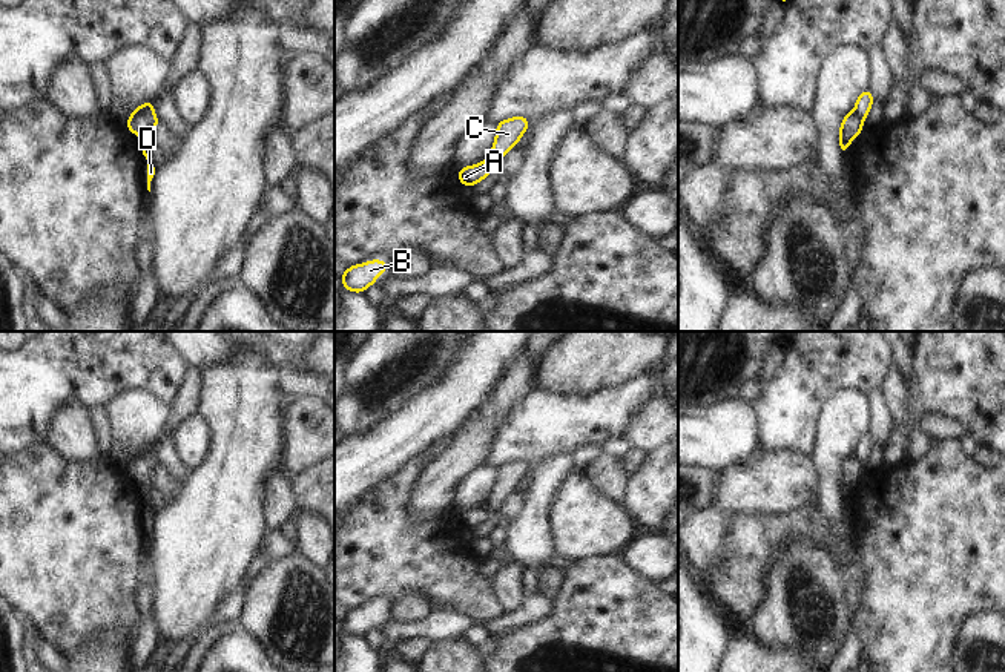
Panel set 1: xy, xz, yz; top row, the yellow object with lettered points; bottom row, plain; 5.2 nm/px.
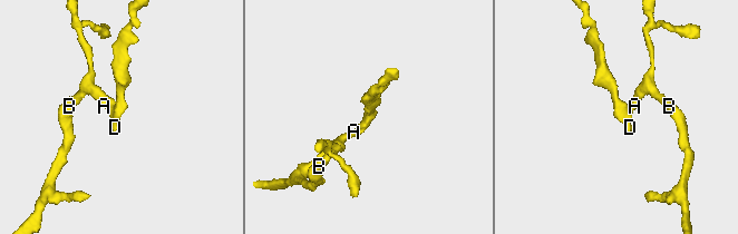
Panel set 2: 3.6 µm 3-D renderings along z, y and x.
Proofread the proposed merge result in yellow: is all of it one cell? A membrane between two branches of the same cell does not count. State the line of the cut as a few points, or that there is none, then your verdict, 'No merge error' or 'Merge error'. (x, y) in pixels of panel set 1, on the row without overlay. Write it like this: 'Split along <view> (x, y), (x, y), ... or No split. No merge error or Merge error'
Split along xy (152, 453), (131, 461). Merge error

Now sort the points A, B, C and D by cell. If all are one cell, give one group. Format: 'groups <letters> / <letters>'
groups A B / C D

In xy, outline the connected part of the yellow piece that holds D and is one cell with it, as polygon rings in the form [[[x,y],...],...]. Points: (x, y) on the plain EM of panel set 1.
[[[146,454],[143,457],[129,460],[126,469],[130,477],[138,477],[141,480],[143,500],[147,503],[147,534],[150,535],[150,525],[155,519],[155,511],[152,508],[152,489],[153,489],[153,474],[160,463],[153,454]]]

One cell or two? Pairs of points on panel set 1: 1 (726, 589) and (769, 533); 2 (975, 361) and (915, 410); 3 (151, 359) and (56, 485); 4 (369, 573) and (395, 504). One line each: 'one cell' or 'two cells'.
1: one cell
2: one cell
3: two cells
4: one cell

